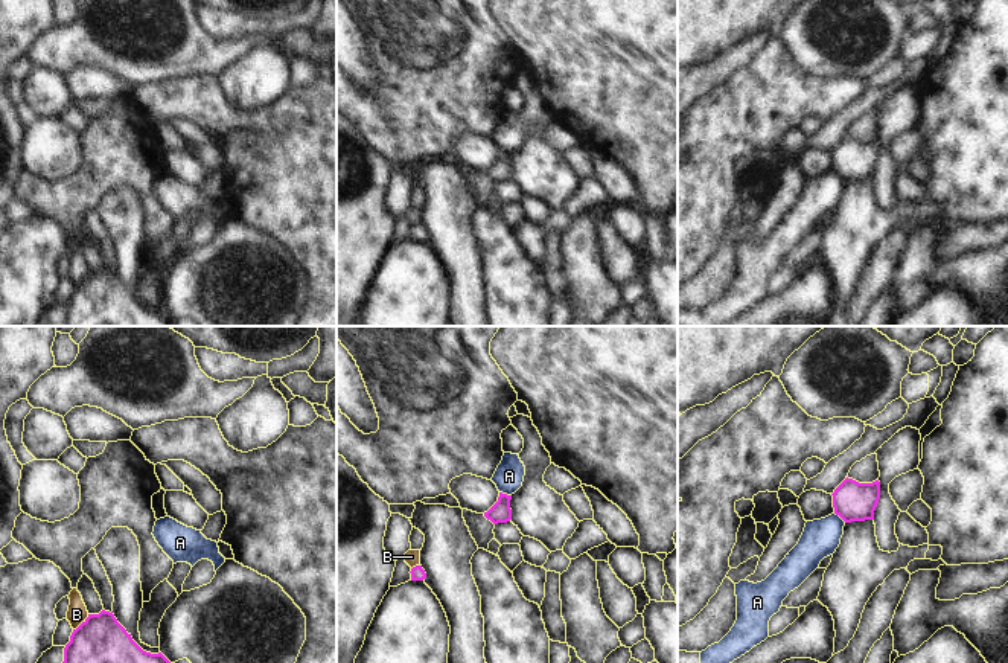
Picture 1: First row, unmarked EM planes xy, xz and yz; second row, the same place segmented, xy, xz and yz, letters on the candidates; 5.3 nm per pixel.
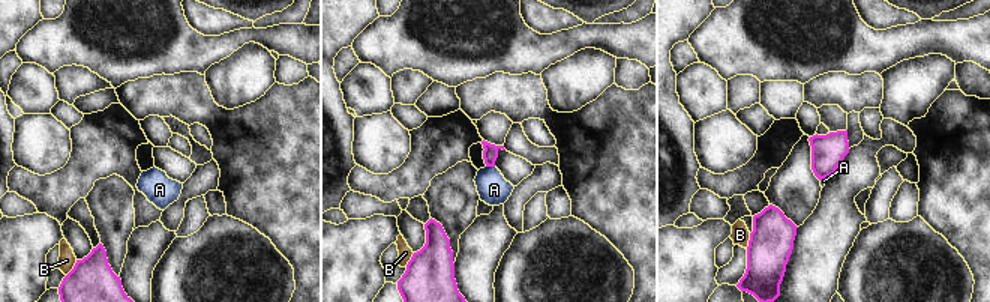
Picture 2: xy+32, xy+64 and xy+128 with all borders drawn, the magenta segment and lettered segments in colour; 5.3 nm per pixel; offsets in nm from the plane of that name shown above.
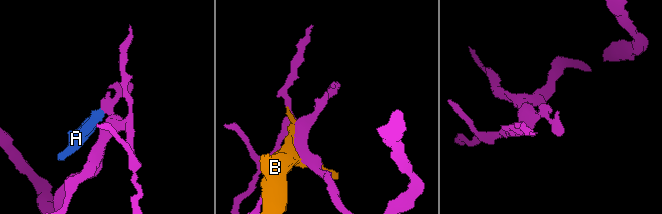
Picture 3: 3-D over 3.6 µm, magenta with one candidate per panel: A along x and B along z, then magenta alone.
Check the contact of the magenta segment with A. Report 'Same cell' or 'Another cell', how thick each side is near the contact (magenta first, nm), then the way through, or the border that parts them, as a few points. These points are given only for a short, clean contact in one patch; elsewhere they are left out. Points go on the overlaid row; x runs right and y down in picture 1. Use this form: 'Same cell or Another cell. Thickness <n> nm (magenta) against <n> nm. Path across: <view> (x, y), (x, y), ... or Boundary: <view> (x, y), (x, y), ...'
Another cell. Thickness 110 nm (magenta) against 160 nm. Boundary: xz (500, 491), (510, 496).

